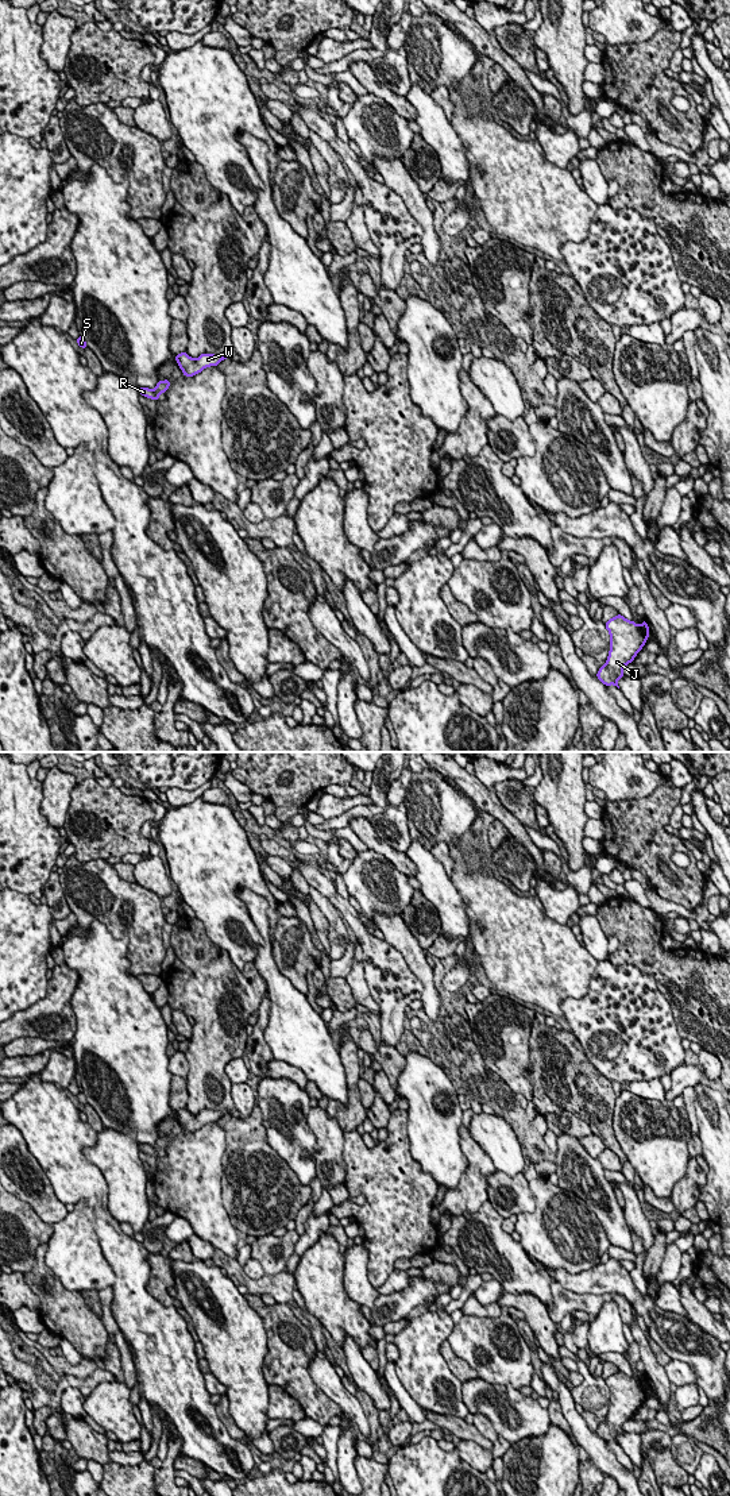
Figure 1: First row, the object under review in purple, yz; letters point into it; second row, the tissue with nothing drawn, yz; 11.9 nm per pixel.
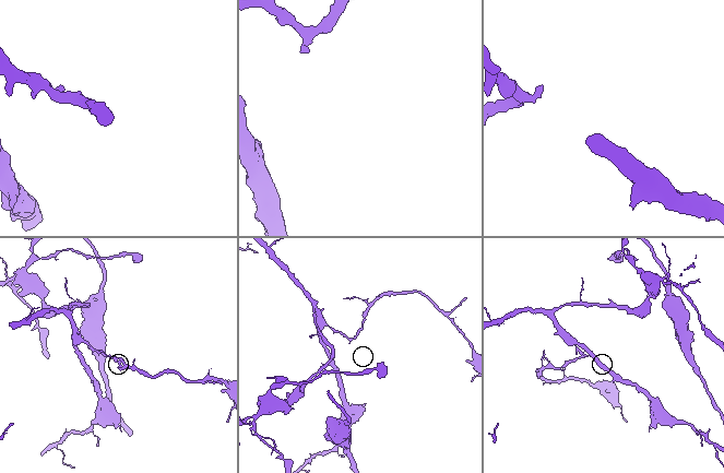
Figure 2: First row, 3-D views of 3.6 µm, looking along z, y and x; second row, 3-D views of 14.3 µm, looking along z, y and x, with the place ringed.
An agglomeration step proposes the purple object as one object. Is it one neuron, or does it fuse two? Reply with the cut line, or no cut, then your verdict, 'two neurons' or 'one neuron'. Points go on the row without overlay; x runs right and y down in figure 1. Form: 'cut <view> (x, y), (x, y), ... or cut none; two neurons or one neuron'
cut none; one neuron

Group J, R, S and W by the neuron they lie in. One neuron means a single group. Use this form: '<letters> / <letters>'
J R S W

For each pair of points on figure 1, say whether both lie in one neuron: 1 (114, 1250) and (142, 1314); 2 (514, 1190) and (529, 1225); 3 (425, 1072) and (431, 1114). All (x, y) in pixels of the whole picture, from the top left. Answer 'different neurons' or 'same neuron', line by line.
1: same neuron
2: different neurons
3: same neuron

